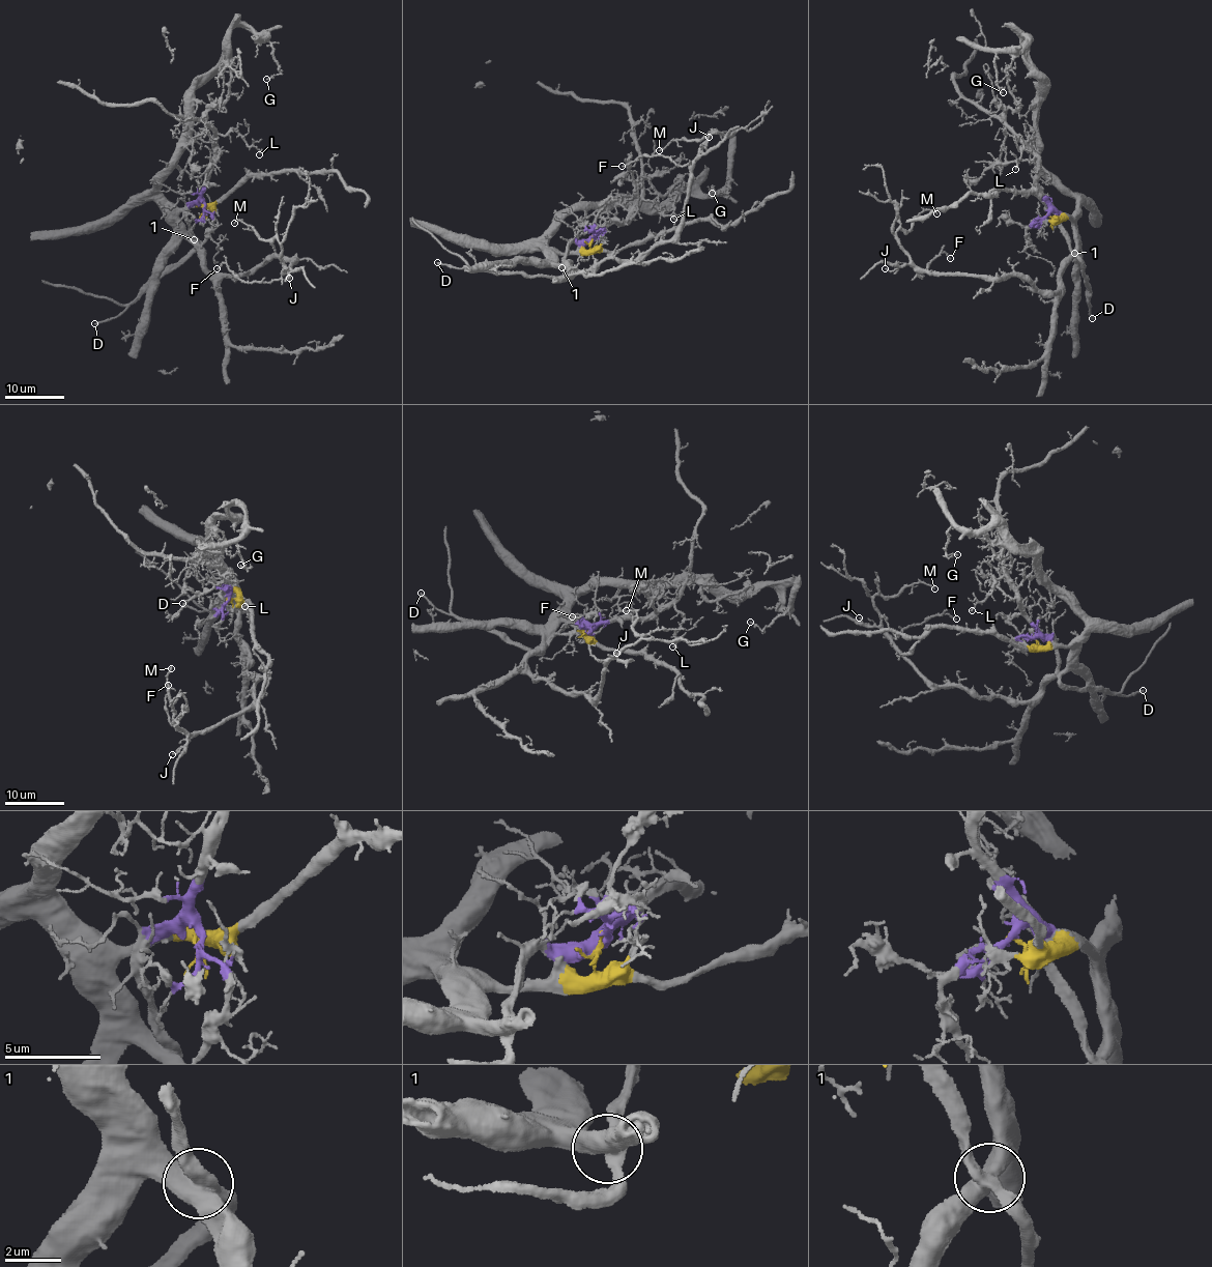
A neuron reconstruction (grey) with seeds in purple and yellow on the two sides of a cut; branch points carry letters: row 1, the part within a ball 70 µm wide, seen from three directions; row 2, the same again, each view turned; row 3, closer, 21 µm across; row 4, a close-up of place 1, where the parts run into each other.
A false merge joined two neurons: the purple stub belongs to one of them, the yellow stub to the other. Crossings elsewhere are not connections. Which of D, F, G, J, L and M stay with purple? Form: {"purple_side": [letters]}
{"purple_side": ["D", "L"]}

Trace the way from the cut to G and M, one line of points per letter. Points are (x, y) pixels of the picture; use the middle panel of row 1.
G: (593, 238), (563, 253), (545, 241), (573, 211), (619, 194), (715, 195), (729, 178), (712, 193)
M: (593, 238), (554, 262), (595, 269), (608, 258), (635, 260), (675, 233), (690, 168), (709, 138), (658, 150)

